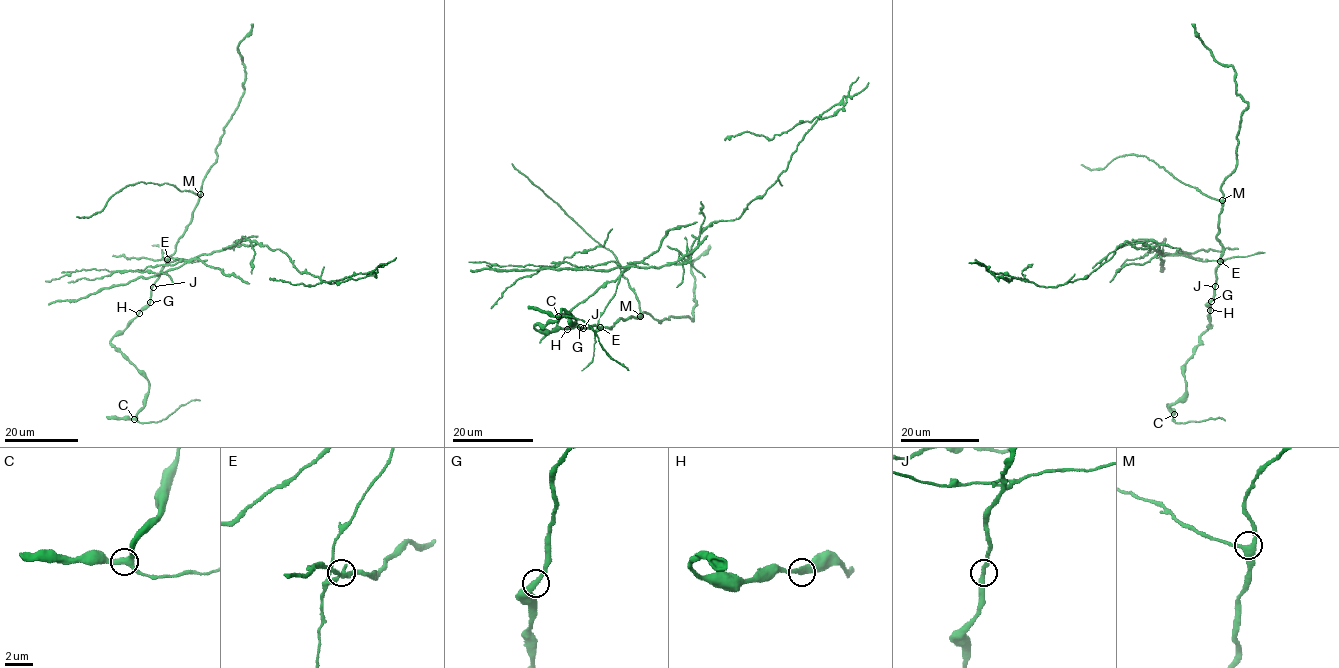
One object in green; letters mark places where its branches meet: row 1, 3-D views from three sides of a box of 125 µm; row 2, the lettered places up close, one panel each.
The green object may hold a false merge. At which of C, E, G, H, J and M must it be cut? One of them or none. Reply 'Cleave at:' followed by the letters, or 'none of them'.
Cleave at: E

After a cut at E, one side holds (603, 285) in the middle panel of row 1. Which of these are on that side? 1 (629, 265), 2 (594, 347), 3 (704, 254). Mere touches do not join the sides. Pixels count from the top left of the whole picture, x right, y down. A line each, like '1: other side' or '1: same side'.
1: same side
2: same side
3: other side

